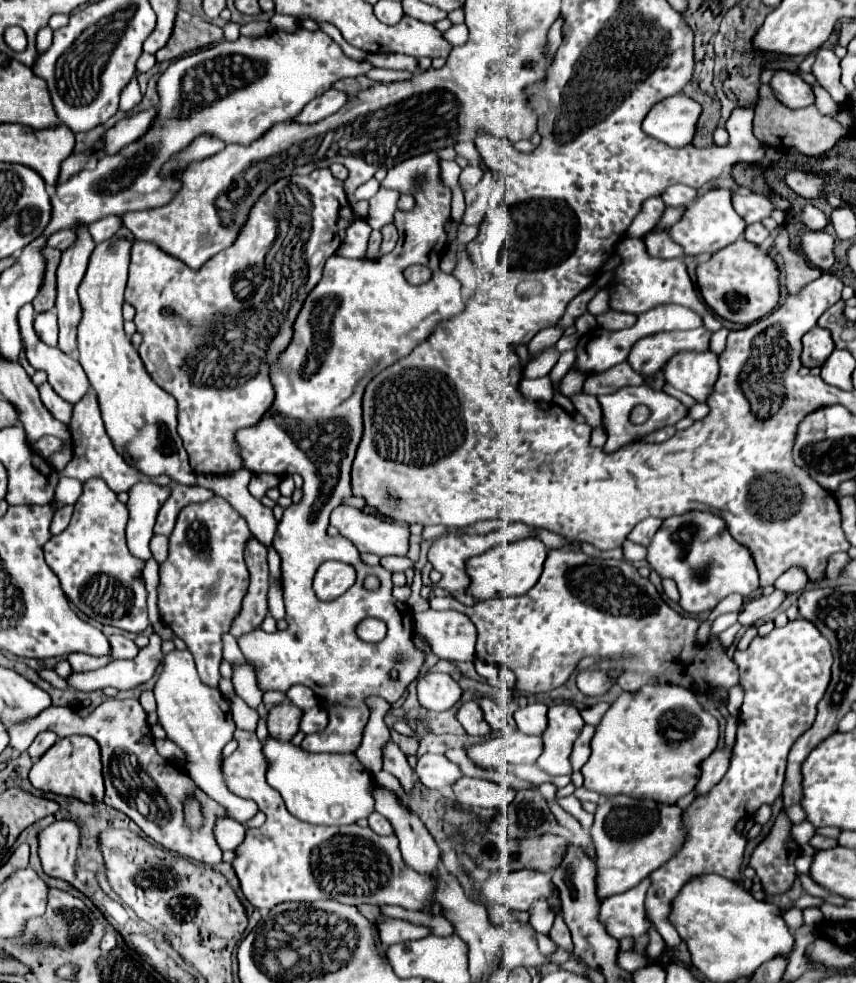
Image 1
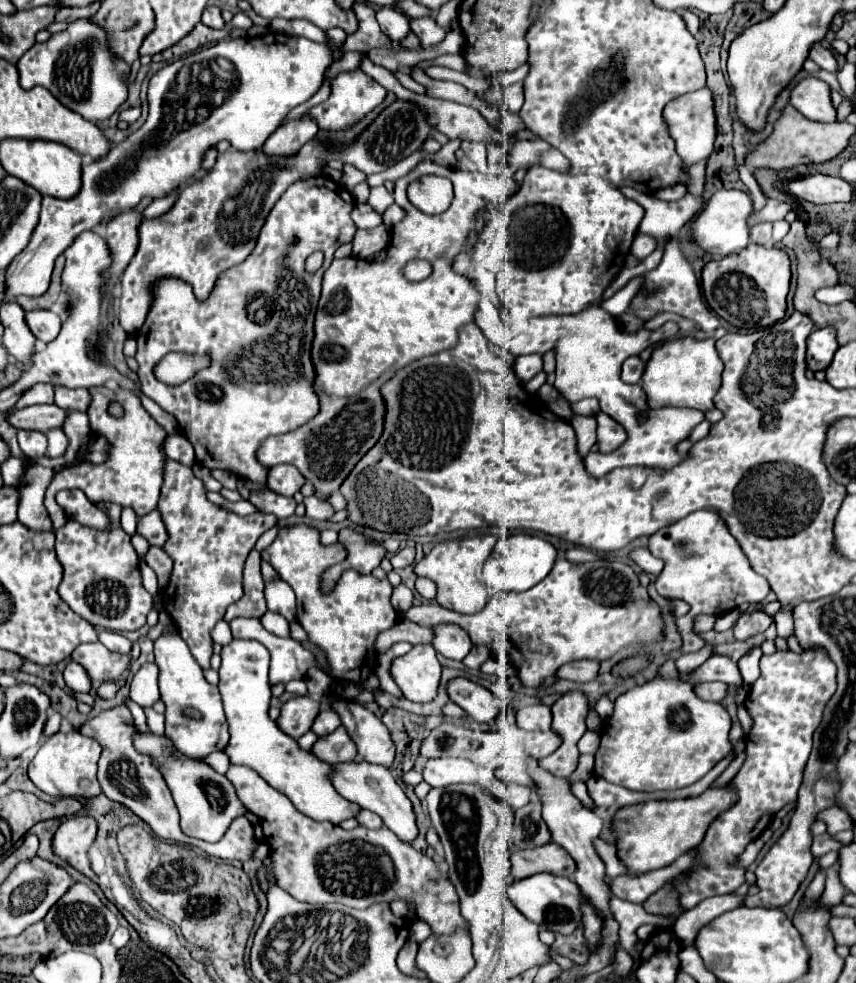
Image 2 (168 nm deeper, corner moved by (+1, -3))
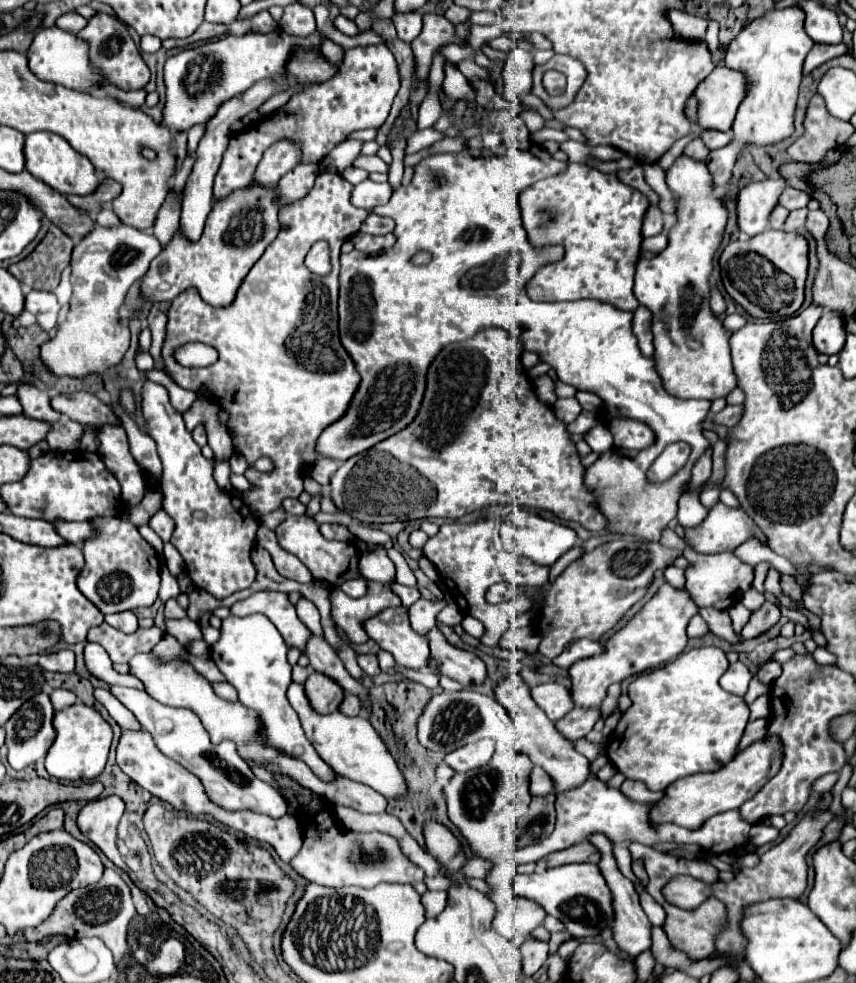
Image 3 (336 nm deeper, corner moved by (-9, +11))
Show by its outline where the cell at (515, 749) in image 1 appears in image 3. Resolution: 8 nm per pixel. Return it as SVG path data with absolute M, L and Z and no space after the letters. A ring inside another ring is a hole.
M573 708L563 720L555 722L559 726L559 730L563 730L563 734L567 734L567 738L571 738L573 742L579 738L585 738L593 726L601 720L601 708Z

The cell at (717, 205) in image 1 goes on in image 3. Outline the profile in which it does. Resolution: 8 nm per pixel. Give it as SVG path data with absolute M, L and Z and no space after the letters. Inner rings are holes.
M771 176L741 188L737 198L737 212L743 238L757 236L765 230L765 226L769 224L771 210L779 204L779 196L787 186L789 184L783 176Z

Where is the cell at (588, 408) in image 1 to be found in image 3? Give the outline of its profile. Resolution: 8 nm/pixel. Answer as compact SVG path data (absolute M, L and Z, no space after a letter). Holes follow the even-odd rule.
M615 418L609 422L609 430L615 438L617 448L643 450L643 446L651 446L651 442L655 442L655 432L647 424L635 420Z

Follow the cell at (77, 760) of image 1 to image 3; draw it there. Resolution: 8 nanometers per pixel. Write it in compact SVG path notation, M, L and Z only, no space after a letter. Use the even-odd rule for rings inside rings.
M75 702L73 706L55 712L53 728L57 732L57 738L45 758L47 772L59 780L93 780L93 778L97 778L105 768L111 738L113 738L111 726L103 720L103 716L99 712L95 712L91 706L85 706L83 702Z

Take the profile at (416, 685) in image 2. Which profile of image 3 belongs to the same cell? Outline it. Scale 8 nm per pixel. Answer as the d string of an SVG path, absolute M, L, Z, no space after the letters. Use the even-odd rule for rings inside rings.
M405 606L381 610L377 616L365 620L363 628L371 640L393 654L399 666L415 670L423 670L423 666L427 666L427 640L411 628Z

